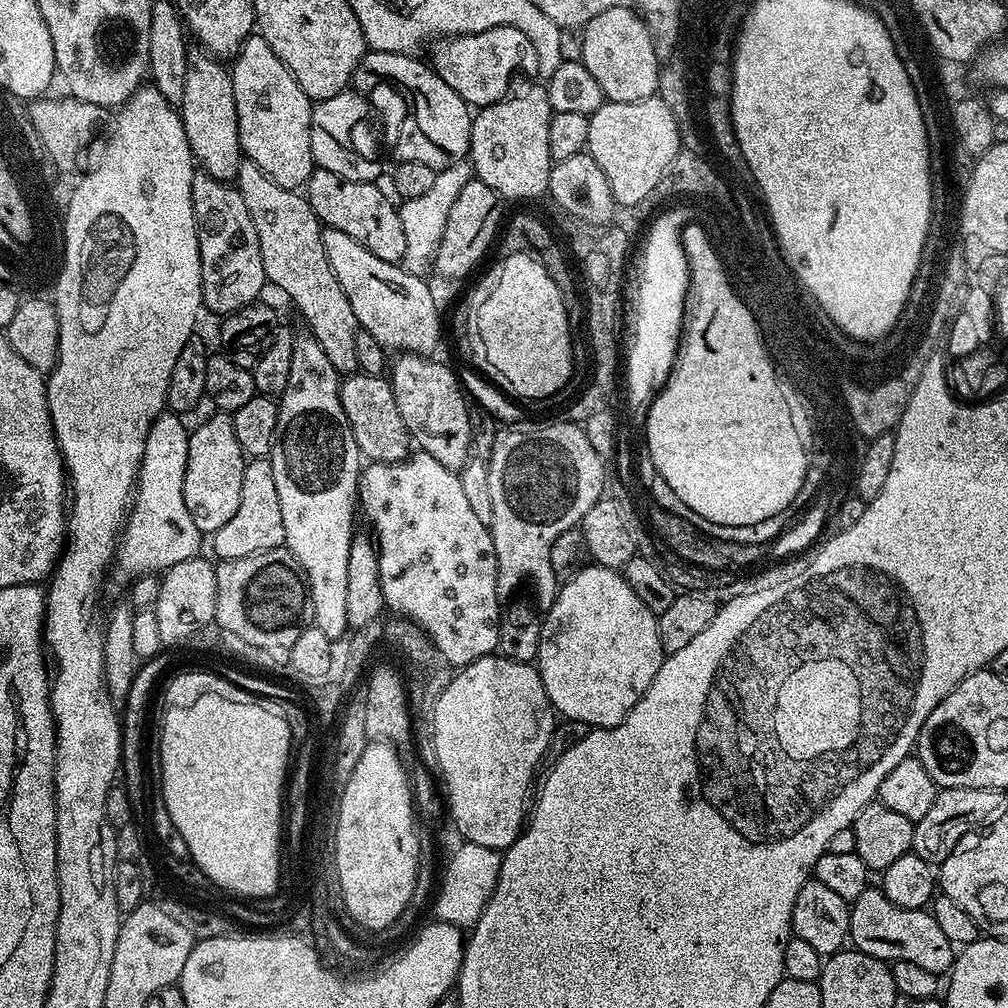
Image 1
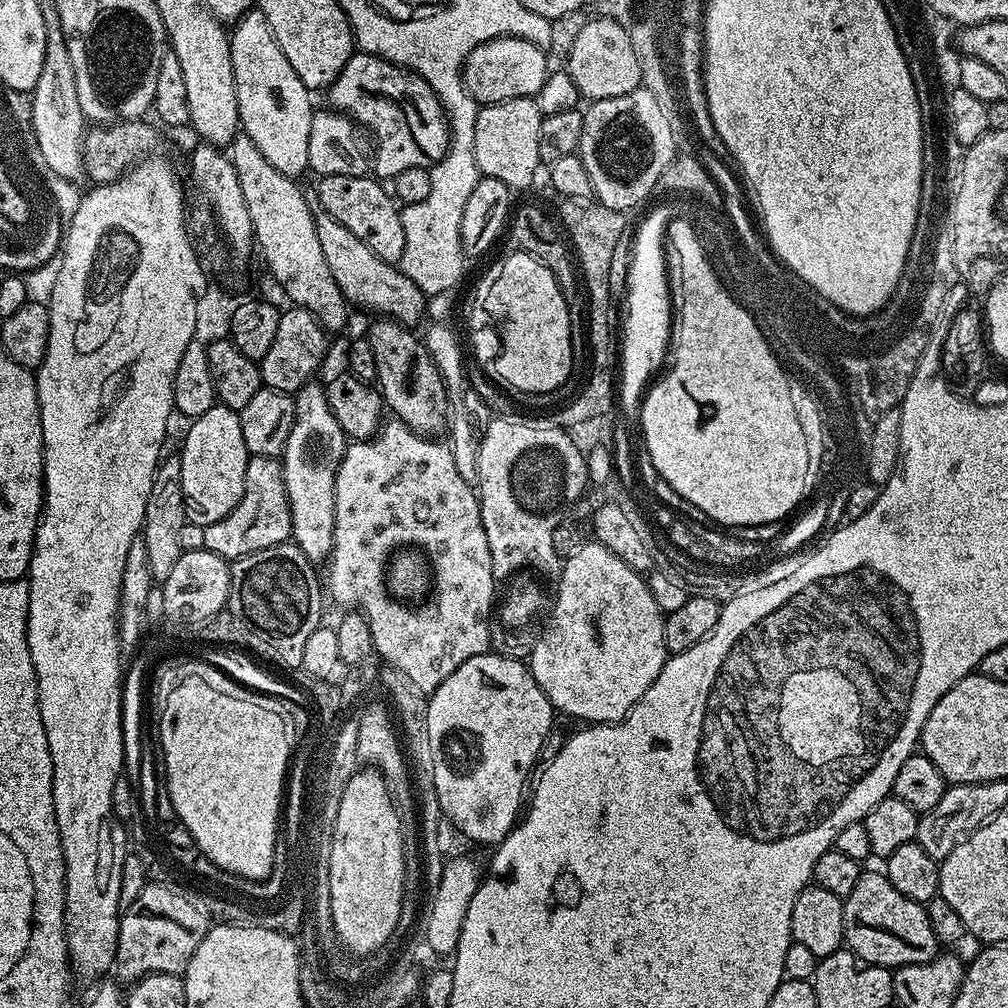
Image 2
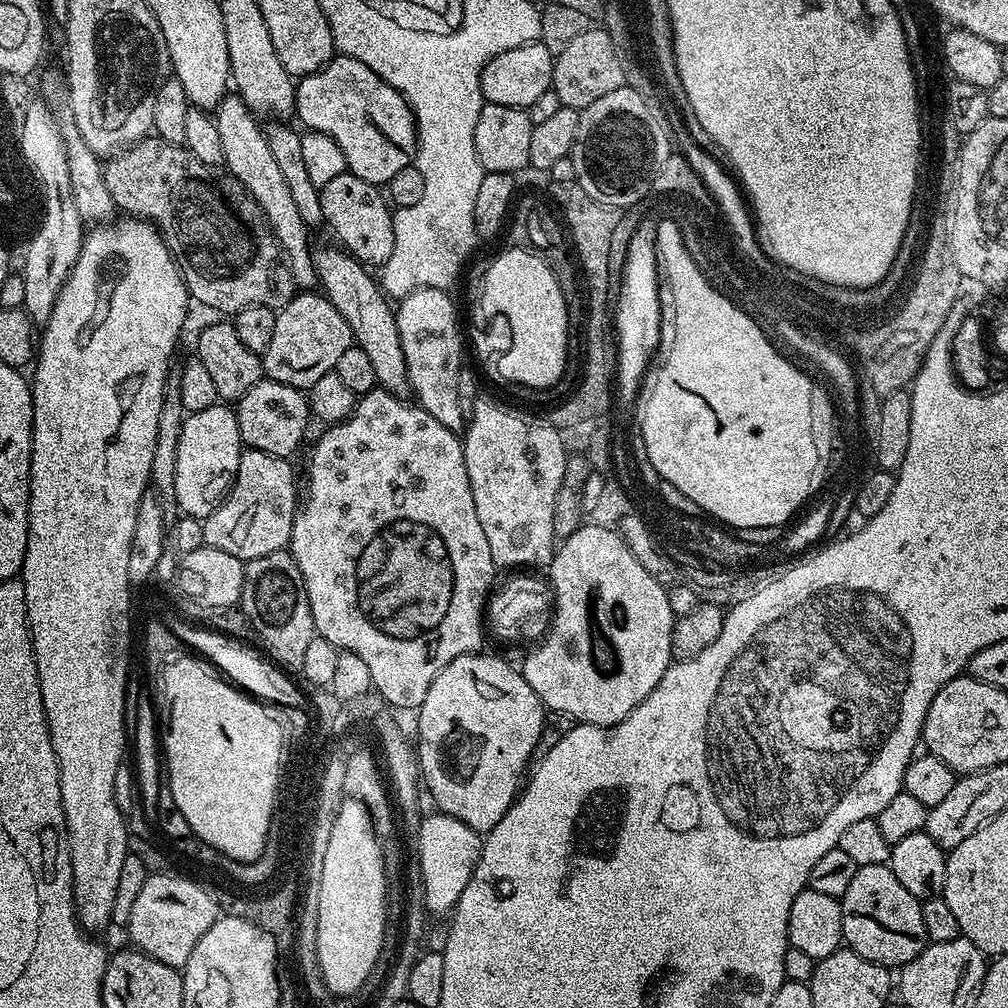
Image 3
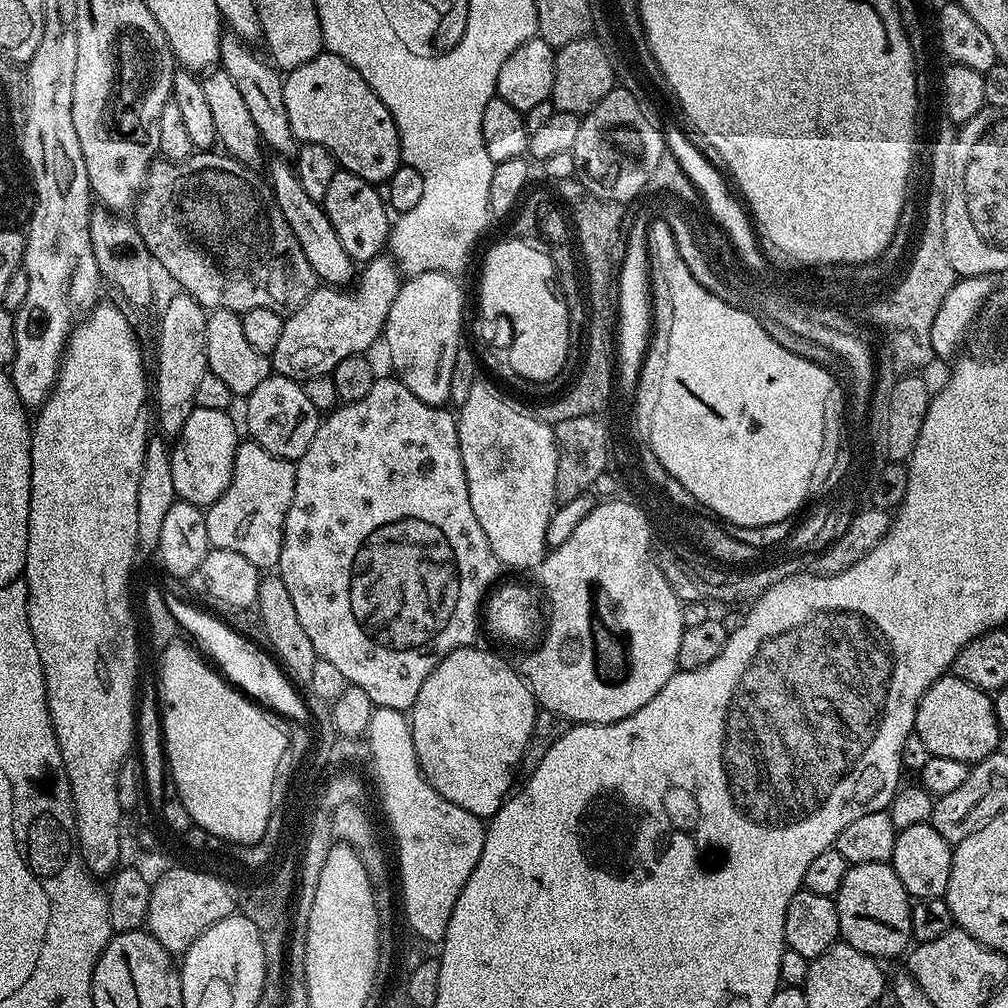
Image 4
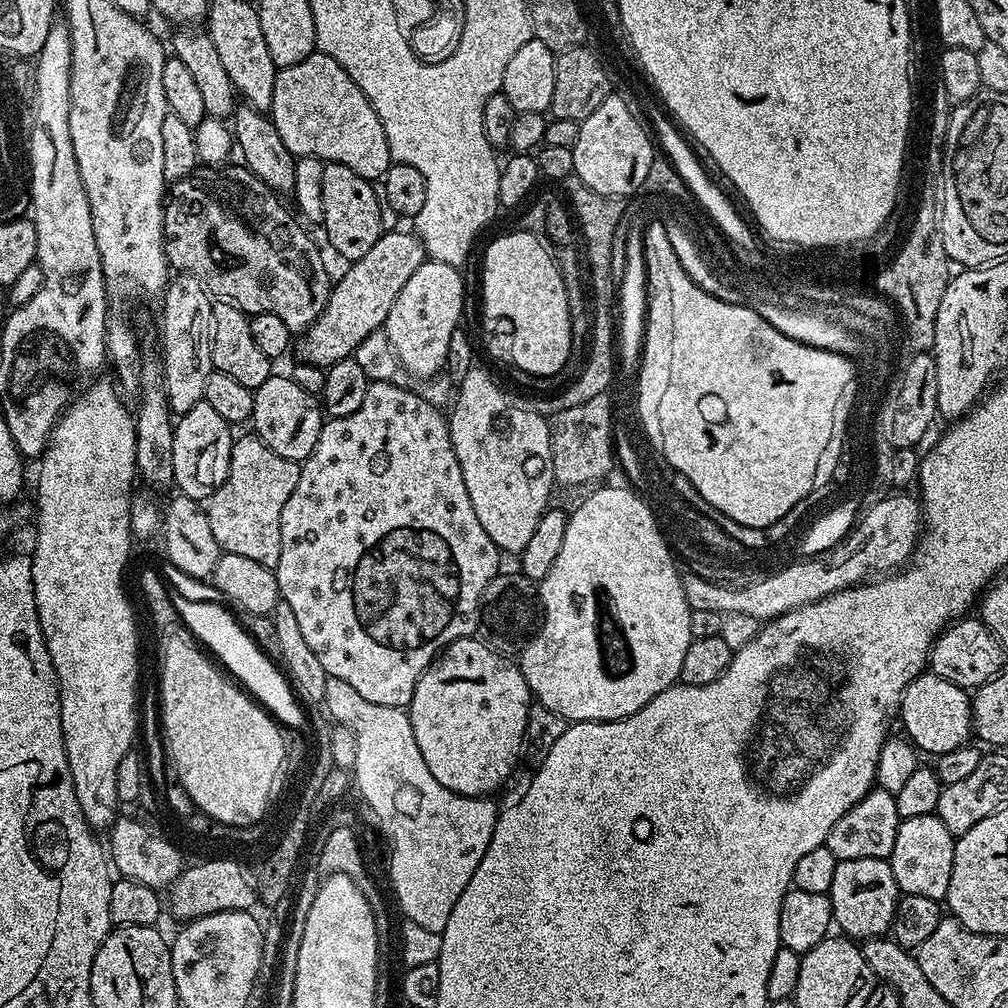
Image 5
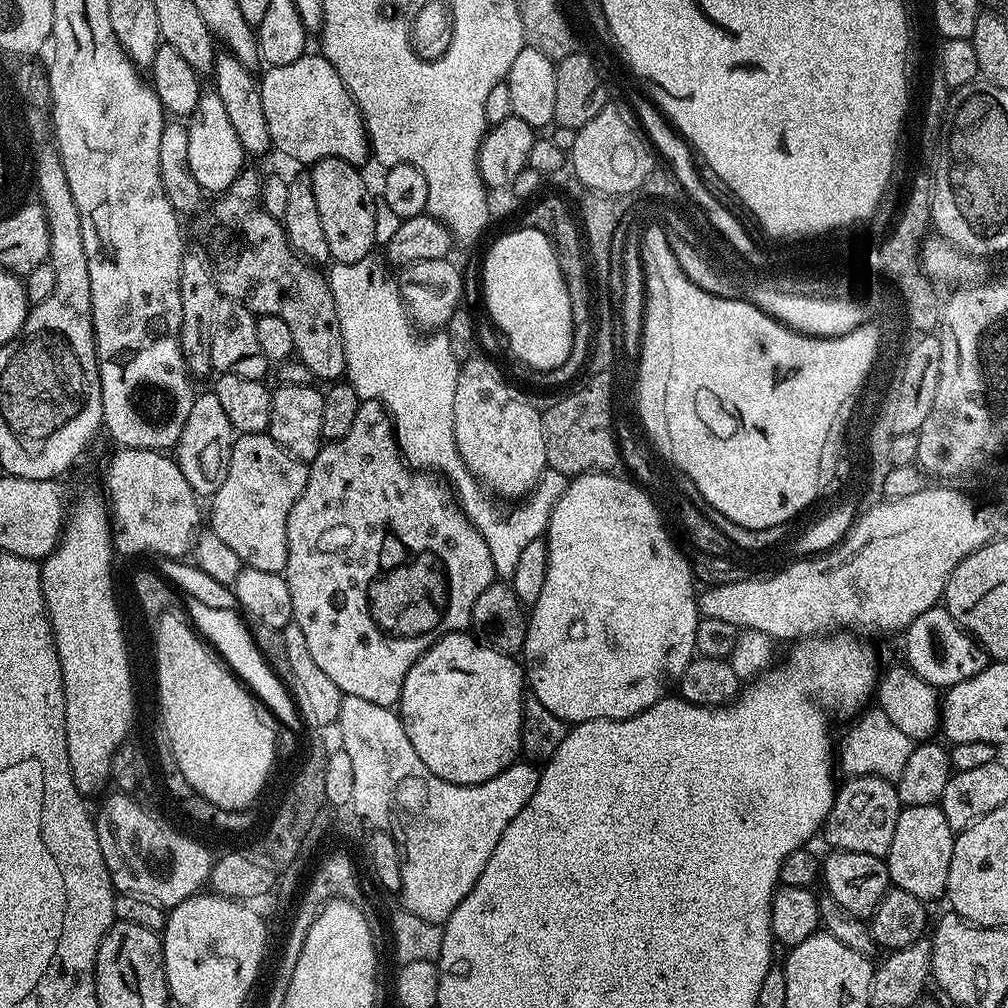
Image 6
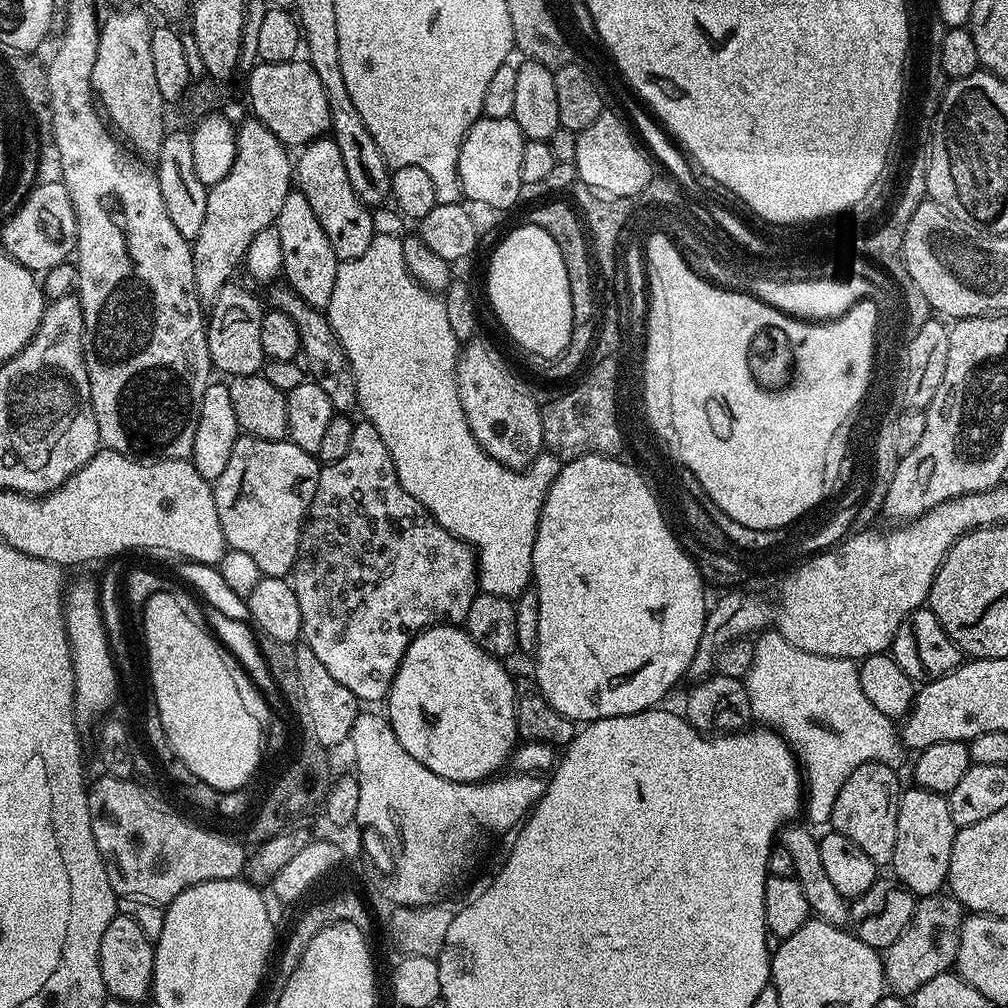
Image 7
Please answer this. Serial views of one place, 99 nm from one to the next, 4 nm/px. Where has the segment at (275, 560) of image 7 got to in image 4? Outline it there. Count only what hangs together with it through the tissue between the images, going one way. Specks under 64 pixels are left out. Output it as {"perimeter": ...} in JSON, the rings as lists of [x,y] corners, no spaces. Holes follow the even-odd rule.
{"perimeter":[[[251,438],[245,439],[245,444],[237,443],[230,486],[226,486],[222,498],[207,505],[204,513],[211,547],[234,550],[234,554],[242,554],[255,568],[275,569],[280,563],[284,523],[294,498],[295,481],[293,461],[262,450]]]}

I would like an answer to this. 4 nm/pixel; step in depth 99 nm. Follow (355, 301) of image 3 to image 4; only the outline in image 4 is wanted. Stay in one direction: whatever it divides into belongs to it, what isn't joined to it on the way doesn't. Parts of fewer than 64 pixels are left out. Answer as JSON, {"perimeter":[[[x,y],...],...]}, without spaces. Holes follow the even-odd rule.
{"perimeter":[[[272,158],[268,164],[266,183],[272,189],[272,198],[278,210],[282,210],[282,218],[286,218],[290,230],[294,230],[294,238],[298,238],[298,246],[302,246],[302,254],[306,254],[306,262],[310,262],[317,278],[328,286],[351,285],[358,272],[357,265],[350,254],[346,254],[346,246],[342,246],[338,234],[334,234],[334,226],[330,226],[323,203],[310,198],[310,194],[302,190],[295,167],[287,159]]]}

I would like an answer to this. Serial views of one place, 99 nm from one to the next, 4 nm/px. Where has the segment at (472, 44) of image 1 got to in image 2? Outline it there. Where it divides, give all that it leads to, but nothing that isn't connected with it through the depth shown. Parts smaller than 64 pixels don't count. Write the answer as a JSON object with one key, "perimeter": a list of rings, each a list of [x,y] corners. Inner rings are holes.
{"perimeter":[[[495,36],[490,42],[482,42],[468,55],[464,67],[464,89],[476,99],[477,105],[497,104],[510,98],[535,97],[542,90],[550,71],[549,57],[539,44],[531,44],[517,36]]]}

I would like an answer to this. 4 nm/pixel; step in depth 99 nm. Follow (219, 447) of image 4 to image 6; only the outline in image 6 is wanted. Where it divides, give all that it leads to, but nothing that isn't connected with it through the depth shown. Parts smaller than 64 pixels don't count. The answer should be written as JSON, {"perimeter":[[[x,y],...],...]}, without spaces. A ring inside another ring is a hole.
{"perimeter":[[[201,391],[197,395],[194,406],[190,406],[190,418],[186,418],[182,438],[174,449],[176,464],[182,470],[182,474],[186,474],[186,482],[190,482],[197,497],[211,498],[215,496],[218,486],[222,486],[226,478],[226,470],[230,466],[233,439],[230,418],[226,418],[226,414],[222,411],[215,391]]]}

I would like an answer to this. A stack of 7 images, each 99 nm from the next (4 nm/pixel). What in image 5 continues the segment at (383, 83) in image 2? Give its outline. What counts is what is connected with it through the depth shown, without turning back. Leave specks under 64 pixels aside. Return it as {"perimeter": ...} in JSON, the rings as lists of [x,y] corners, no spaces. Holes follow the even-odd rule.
{"perimeter":[[[319,50],[302,58],[302,62],[294,62],[294,66],[277,71],[270,115],[278,130],[278,138],[282,138],[286,150],[290,150],[294,157],[316,156],[325,162],[350,166],[354,174],[373,182],[379,181],[394,163],[386,142],[386,130],[382,130],[382,122],[378,114],[374,114],[374,106],[370,106],[366,94],[362,94],[354,78],[350,78],[350,74],[346,74],[346,70],[342,70],[334,58]]]}

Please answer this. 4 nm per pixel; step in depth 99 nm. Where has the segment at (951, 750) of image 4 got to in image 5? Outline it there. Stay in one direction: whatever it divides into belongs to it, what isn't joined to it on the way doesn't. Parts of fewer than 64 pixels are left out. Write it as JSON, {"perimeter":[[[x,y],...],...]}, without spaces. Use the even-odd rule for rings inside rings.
{"perimeter":[[[931,670],[921,672],[906,686],[900,699],[898,720],[904,723],[903,735],[921,753],[929,752],[932,758],[965,747],[974,736],[969,693],[954,686],[954,682],[946,682],[946,678],[938,678]]]}

